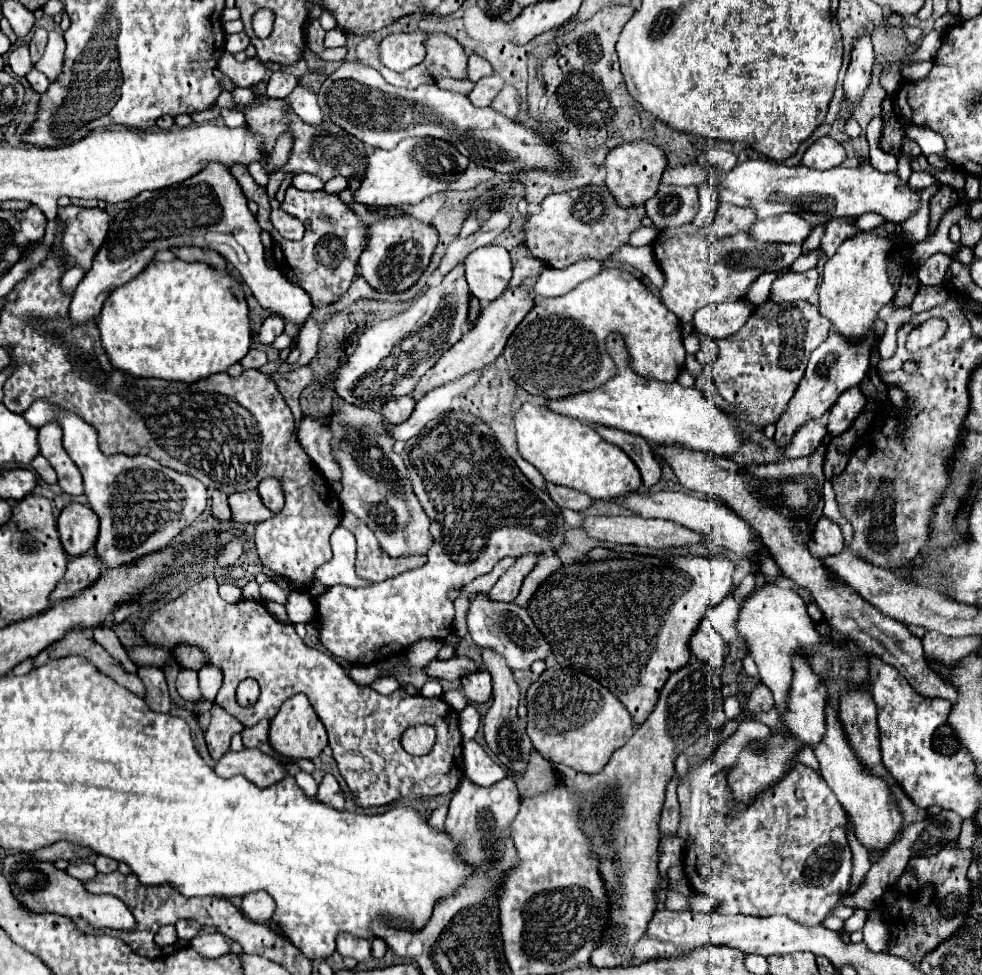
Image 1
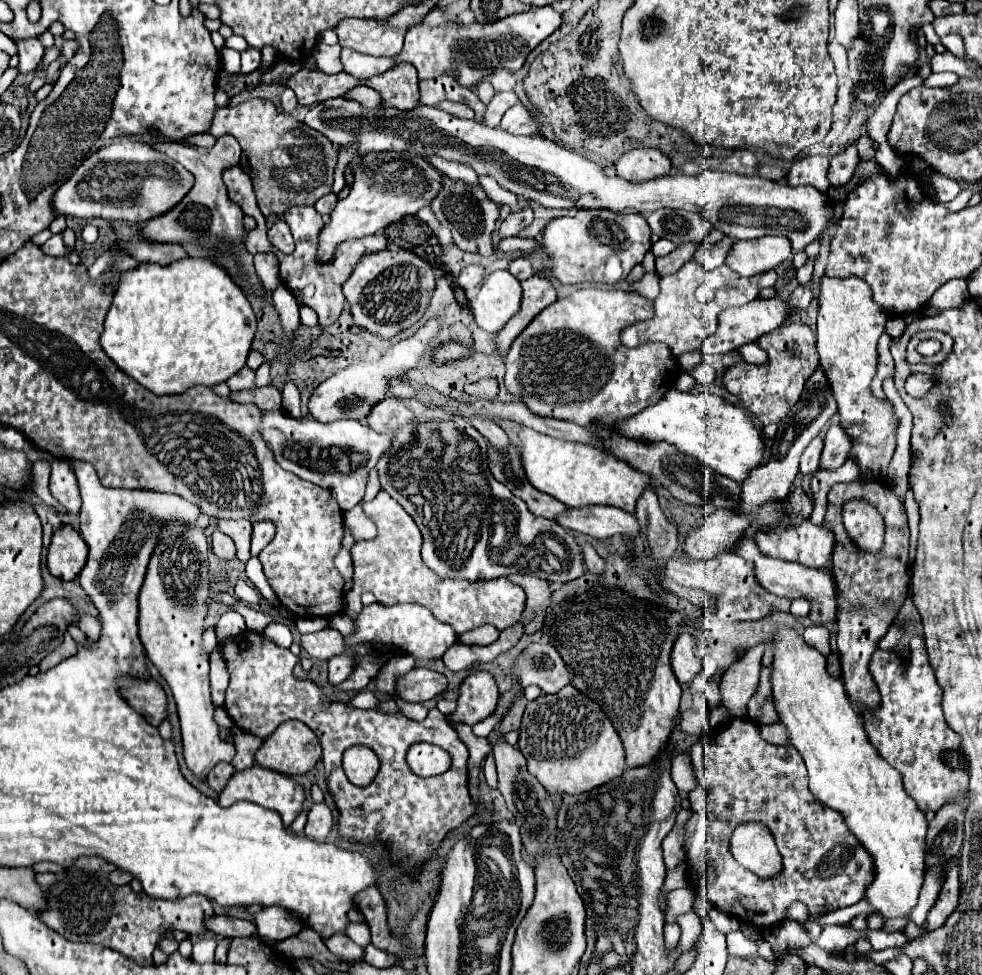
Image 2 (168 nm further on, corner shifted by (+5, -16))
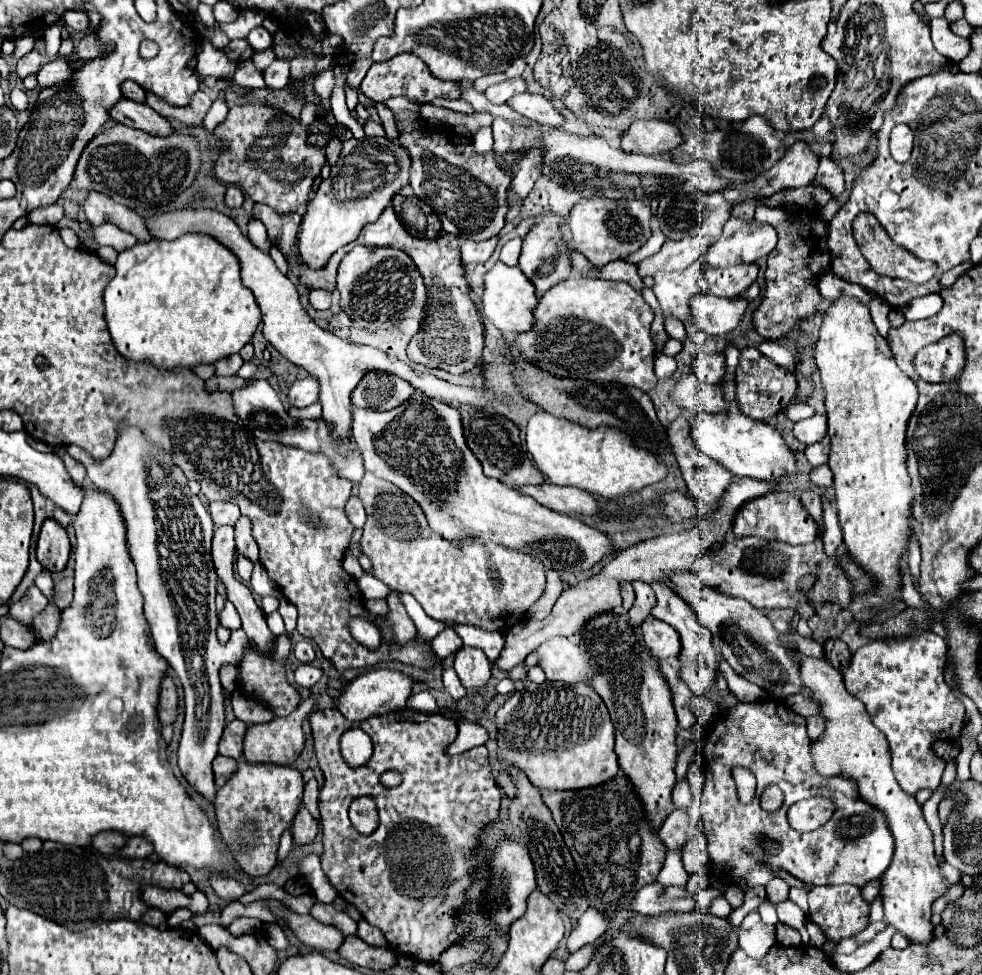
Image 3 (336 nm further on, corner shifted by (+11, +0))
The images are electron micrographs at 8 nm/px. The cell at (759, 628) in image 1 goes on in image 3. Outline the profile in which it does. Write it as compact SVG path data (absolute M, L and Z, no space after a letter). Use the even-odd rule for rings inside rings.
M798 656L798 662L802 688L810 692L810 700L818 704L818 714L824 718L824 732L810 744L810 756L816 772L826 778L842 776L846 780L856 782L860 800L884 814L888 830L894 838L892 864L880 876L884 920L914 944L930 942L930 906L936 898L946 894L950 884L944 882L936 868L932 832L922 816L922 806L896 782L888 740L884 732L880 732L872 724L872 718L868 716L864 704L856 696L846 692L842 674L832 668L824 658Z

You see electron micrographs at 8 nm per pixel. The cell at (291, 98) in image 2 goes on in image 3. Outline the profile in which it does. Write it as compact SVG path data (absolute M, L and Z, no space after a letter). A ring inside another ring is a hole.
M274 60L274 64L268 66L262 74L266 86L272 90L282 90L290 82L290 66L286 60Z

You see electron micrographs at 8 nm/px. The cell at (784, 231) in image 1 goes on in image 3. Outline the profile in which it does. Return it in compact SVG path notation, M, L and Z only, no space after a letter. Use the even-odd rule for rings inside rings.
M730 218L724 224L722 236L708 248L706 262L712 266L730 264L750 264L766 258L778 242L778 232L772 224L762 224L756 220Z

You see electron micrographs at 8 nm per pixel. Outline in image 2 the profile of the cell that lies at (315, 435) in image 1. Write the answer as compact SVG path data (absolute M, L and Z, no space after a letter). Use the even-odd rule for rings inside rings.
M282 410L262 412L260 432L274 452L276 462L284 470L330 490L342 510L354 508L364 498L370 470L390 446L388 434L378 434L358 420L336 420L322 424L312 418L294 420Z

